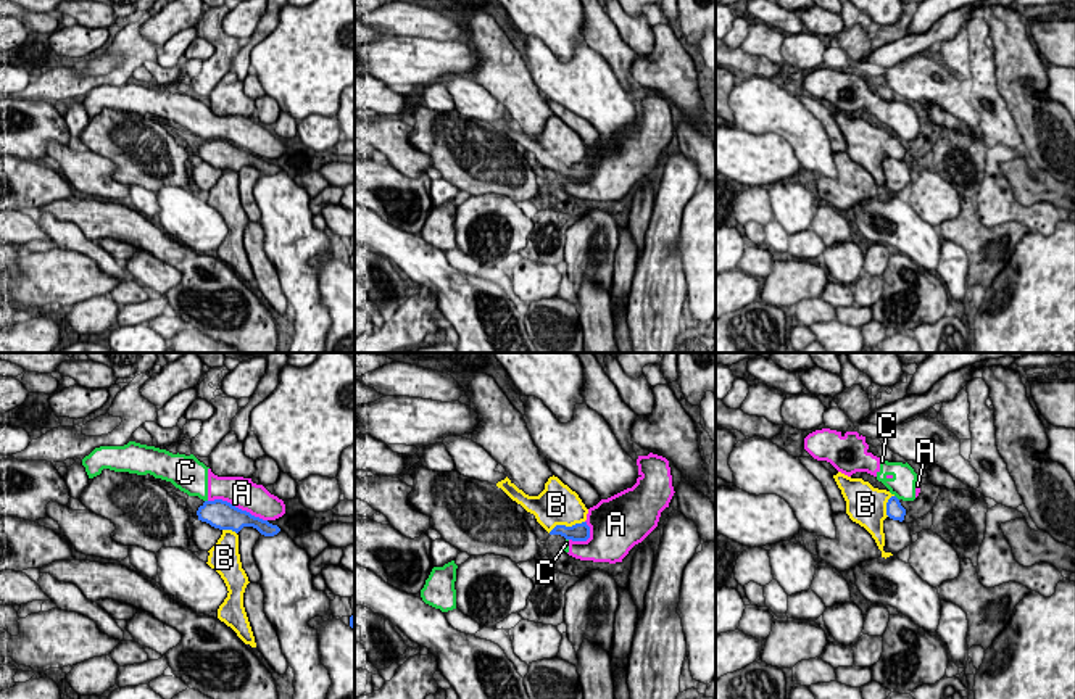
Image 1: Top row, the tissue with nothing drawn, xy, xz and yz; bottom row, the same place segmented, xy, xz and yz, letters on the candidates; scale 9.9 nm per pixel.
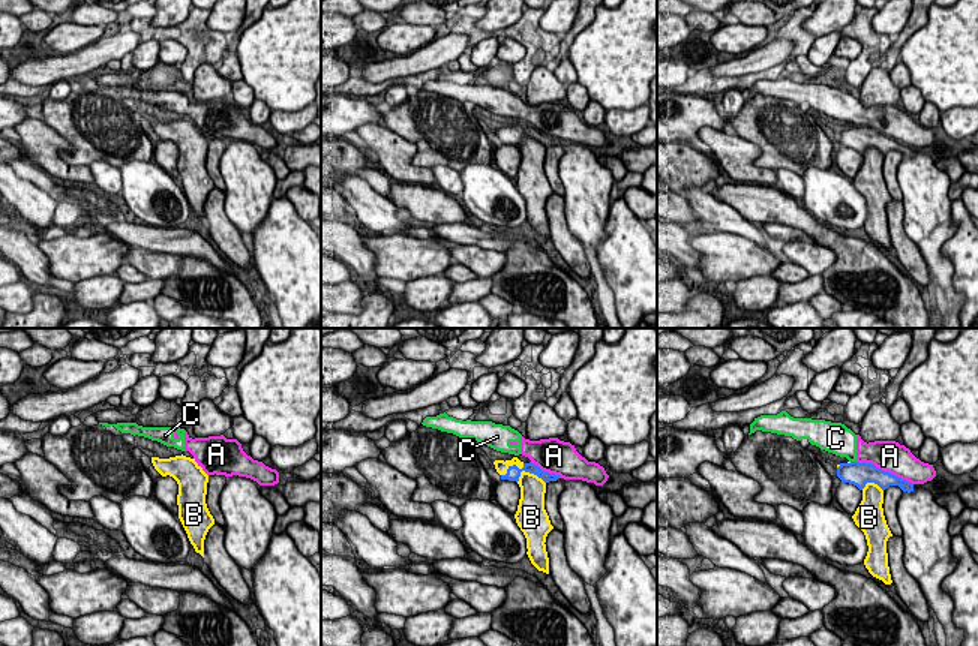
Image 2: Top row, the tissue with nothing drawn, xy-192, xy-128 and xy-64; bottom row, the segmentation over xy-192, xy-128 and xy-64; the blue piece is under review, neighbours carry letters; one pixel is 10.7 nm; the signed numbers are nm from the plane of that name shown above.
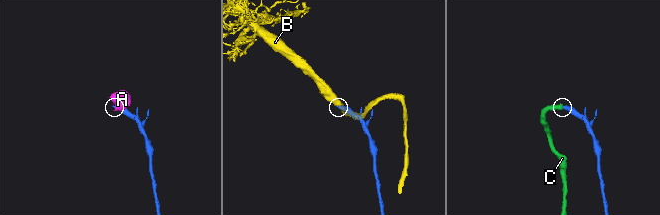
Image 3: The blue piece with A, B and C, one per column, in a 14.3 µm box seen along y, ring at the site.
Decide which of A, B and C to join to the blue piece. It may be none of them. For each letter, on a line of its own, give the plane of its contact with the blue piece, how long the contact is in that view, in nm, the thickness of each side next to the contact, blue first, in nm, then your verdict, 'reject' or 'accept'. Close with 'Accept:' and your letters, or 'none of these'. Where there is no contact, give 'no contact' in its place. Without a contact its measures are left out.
A: xy | 650 nm | 280/300 nm | reject
B: xz | 380 nm | 190/400 nm | accept
C: yz | 70 nm | 170/260 nm | reject
Accept: B

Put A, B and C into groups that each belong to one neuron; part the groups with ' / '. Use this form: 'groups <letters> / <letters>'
groups A C / B

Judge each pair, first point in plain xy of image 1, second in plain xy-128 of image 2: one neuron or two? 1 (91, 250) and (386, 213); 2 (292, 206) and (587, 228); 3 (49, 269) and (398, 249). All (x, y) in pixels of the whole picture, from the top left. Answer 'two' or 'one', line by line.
1: one
2: one
3: one

